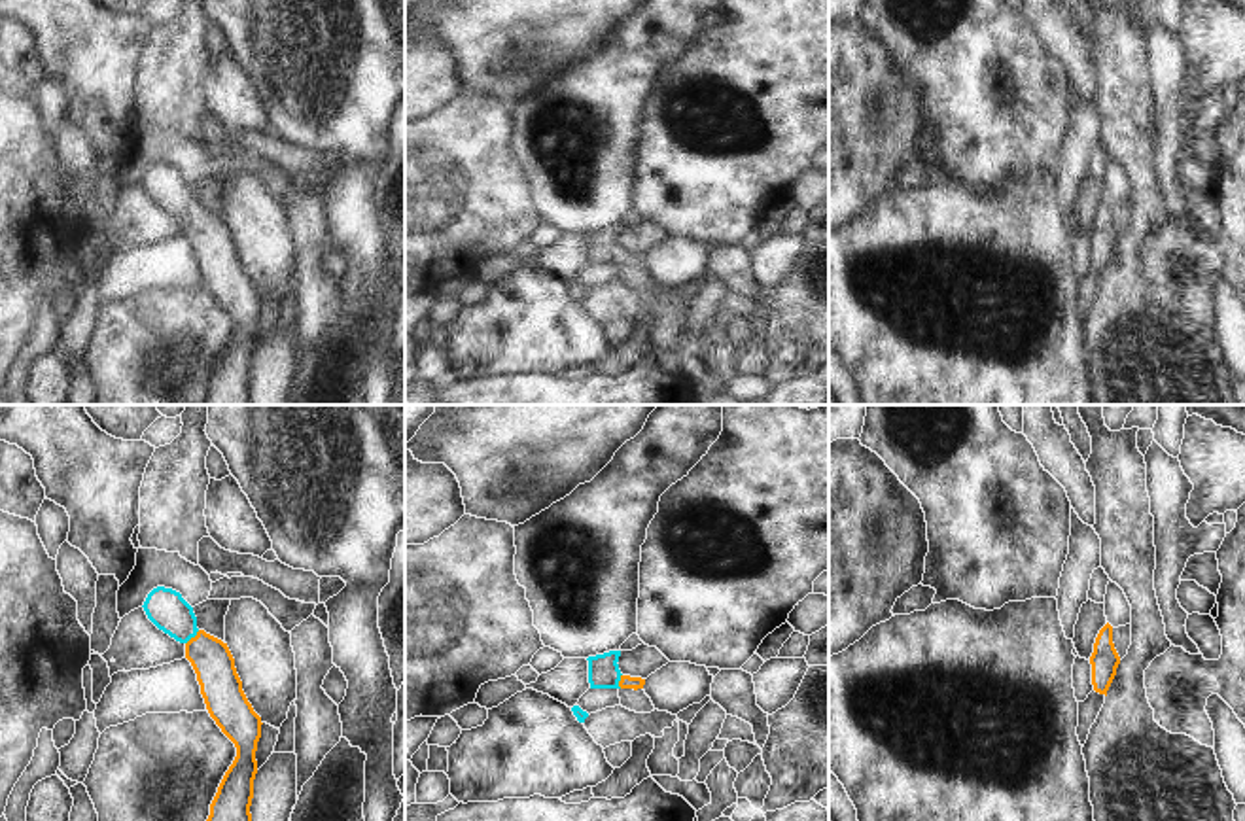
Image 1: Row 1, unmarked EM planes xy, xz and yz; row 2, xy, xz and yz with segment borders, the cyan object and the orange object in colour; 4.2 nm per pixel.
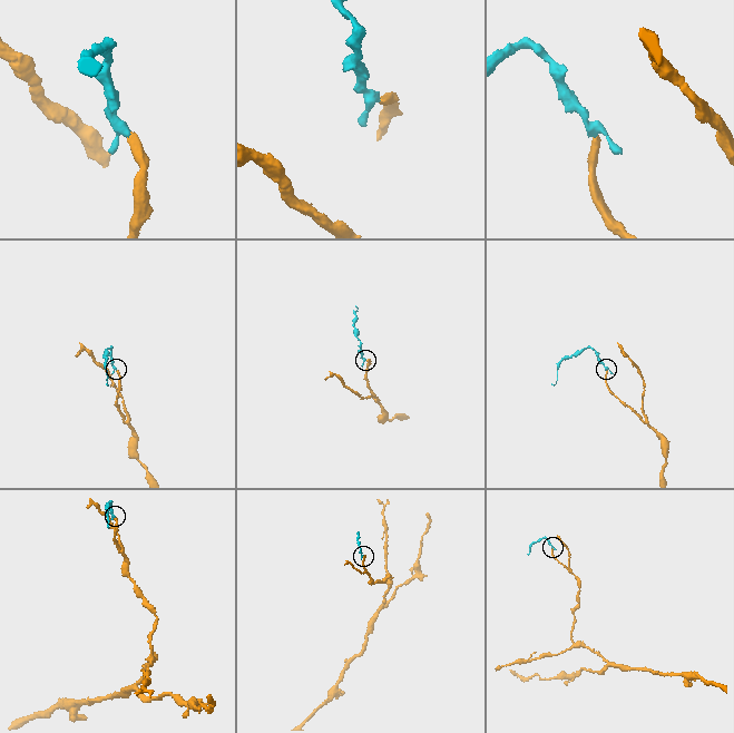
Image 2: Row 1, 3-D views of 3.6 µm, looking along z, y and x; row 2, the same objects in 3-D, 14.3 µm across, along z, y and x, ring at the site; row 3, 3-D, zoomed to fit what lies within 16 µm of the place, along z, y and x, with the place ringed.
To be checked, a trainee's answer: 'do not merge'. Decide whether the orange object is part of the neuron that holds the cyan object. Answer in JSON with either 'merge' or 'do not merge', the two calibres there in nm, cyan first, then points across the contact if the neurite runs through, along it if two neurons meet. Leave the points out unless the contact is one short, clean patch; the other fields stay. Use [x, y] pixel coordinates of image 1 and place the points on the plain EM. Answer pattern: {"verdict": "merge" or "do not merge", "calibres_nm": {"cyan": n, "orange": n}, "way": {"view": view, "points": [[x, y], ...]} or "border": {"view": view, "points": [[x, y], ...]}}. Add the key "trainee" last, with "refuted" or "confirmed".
{"verdict": "merge", "calibres_nm": {"cyan": 170, "orange": 180}, "way": {"view": "xy", "points": [[165, 184], [192, 212], [210, 233], [220, 262]]}, "trainee": "refuted"}

